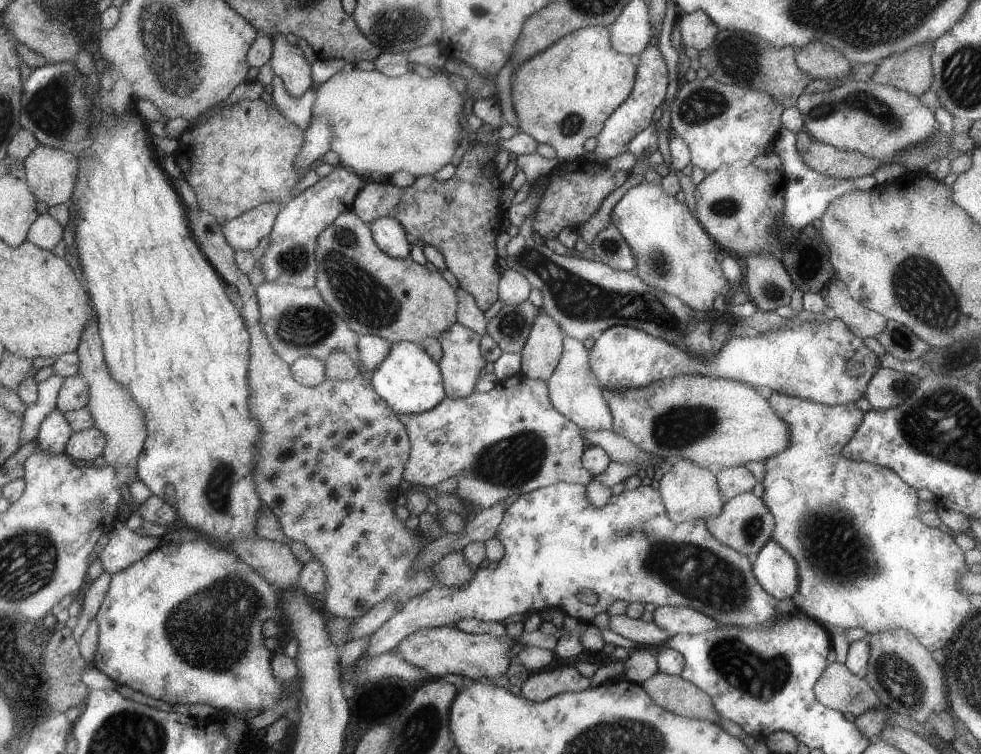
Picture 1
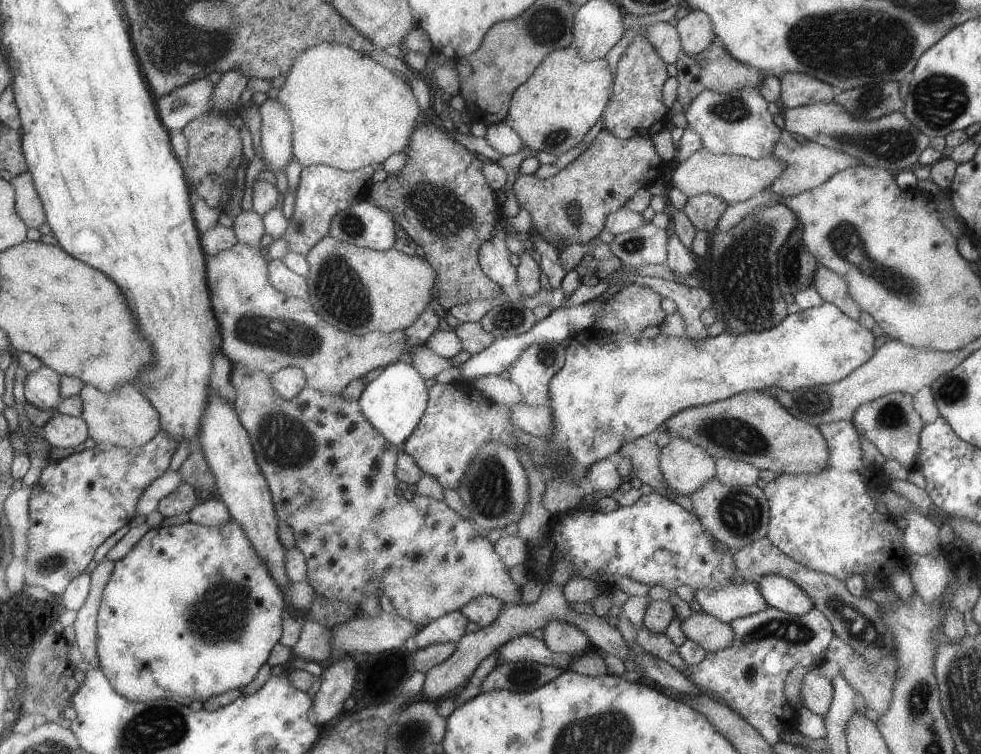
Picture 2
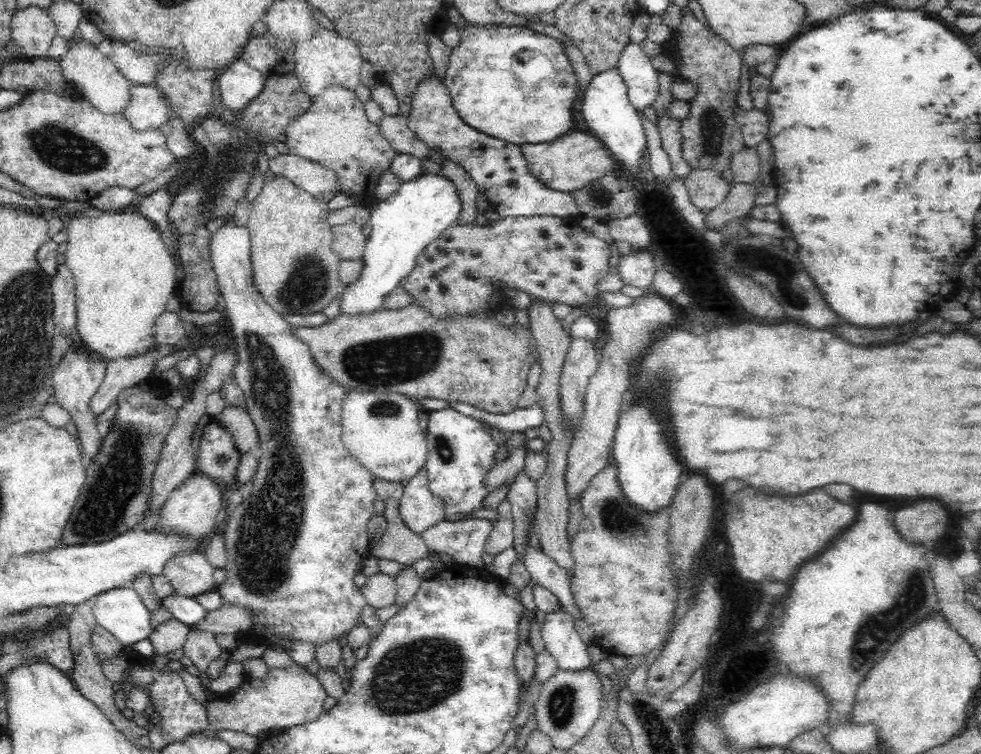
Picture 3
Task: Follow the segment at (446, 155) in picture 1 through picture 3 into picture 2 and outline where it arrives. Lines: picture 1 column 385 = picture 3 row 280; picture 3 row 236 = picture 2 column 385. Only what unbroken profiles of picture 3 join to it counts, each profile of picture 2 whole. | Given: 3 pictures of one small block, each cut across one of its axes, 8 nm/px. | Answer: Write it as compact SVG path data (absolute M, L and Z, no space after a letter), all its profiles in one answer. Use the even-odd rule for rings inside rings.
M322 43L299 52L282 85L270 94L289 116L291 126L291 154L299 166L328 165L343 171L355 171L367 166L381 167L386 159L409 143L415 122L419 118L419 106L411 88L379 66L367 55L341 44Z

